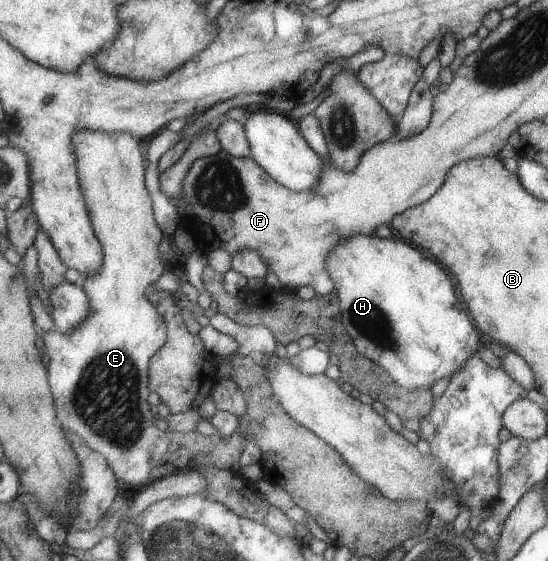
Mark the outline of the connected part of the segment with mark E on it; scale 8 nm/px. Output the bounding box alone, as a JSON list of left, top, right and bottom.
[44,129,302,545]

